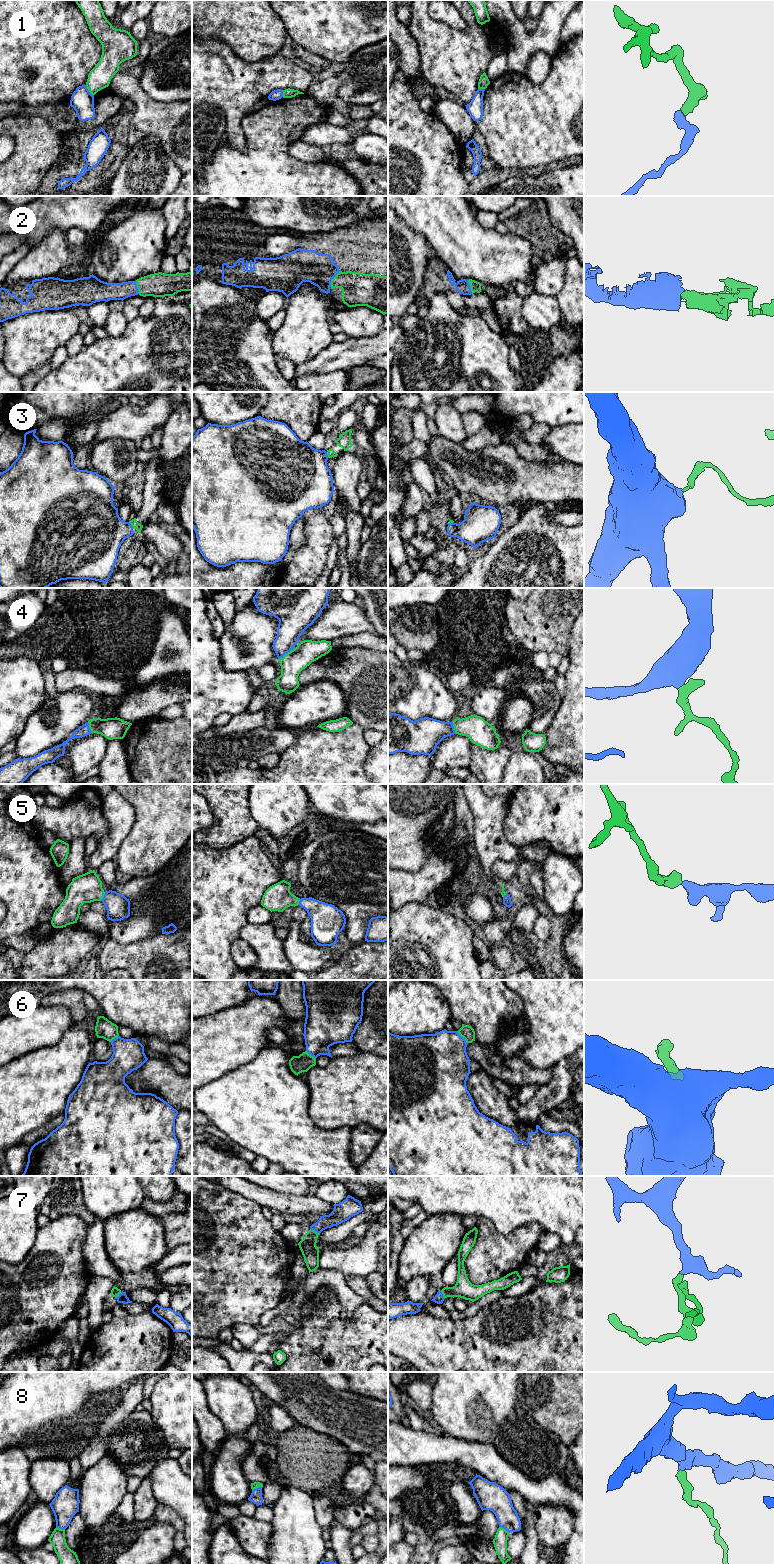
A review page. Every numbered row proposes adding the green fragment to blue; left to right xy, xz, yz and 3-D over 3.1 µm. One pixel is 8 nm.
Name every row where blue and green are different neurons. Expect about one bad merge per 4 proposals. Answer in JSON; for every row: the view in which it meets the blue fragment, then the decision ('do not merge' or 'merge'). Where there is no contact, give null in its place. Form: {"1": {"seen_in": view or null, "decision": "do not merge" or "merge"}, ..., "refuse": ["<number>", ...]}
{"1": {"seen_in": "xy", "decision": "do not merge"}, "2": {"seen_in": "xz", "decision": "merge"}, "3": {"seen_in": "xy", "decision": "merge"}, "4": {"seen_in": "xz", "decision": "merge"}, "5": {"seen_in": "xy", "decision": "merge"}, "6": {"seen_in": "yz", "decision": "merge"}, "7": {"seen_in": "xz", "decision": "merge"}, "8": {"seen_in": "xz", "decision": "merge"}, "refuse": ["1"]}

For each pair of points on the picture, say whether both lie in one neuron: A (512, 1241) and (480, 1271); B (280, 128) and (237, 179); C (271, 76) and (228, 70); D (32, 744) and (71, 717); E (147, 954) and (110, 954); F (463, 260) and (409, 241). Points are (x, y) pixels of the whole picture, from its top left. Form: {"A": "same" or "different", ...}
{"A": "same", "B": "same", "C": "same", "D": "same", "E": "same", "F": "different"}

